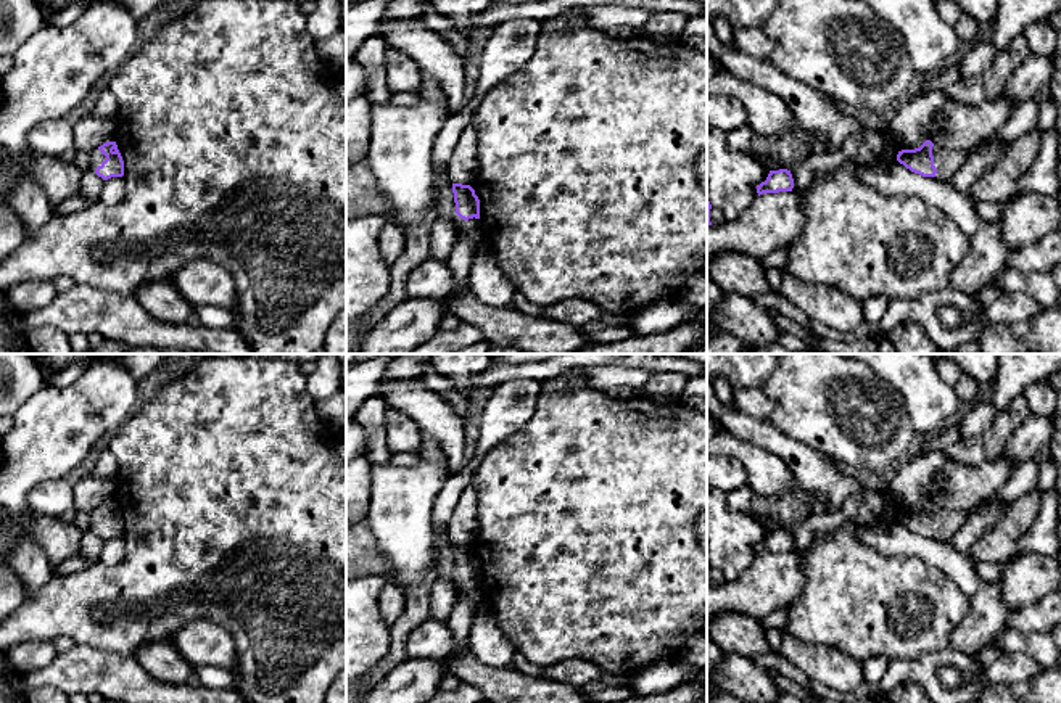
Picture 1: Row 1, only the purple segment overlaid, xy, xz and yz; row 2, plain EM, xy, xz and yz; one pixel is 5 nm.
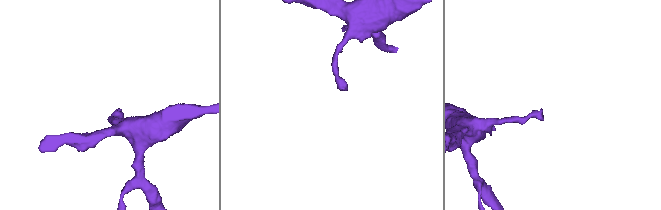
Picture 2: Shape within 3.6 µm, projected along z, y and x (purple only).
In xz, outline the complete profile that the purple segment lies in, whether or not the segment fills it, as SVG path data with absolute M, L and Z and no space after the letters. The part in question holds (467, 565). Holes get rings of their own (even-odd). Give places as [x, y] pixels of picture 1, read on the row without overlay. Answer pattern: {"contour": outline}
{"contour": "M452 544L456 574L452 586L457 595L456 605L446 626L460 648L469 648L469 637L473 623L473 605L485 600L480 586L480 560L470 545Z"}

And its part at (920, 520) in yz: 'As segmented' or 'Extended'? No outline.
Extended

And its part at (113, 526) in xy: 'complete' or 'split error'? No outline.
split error

